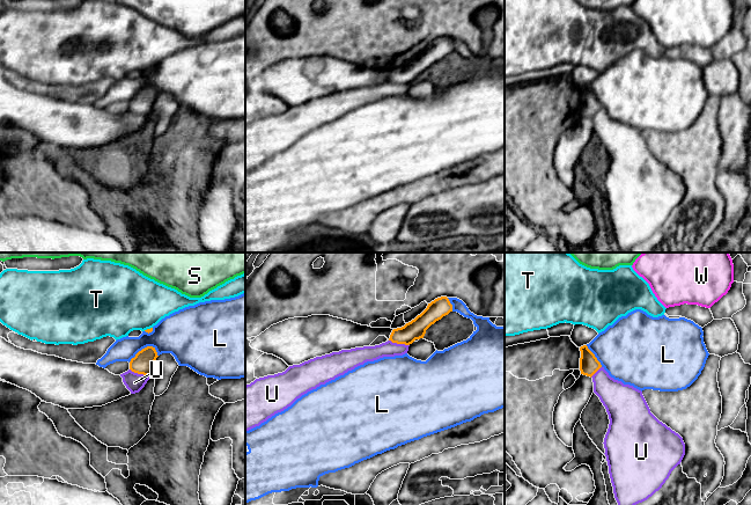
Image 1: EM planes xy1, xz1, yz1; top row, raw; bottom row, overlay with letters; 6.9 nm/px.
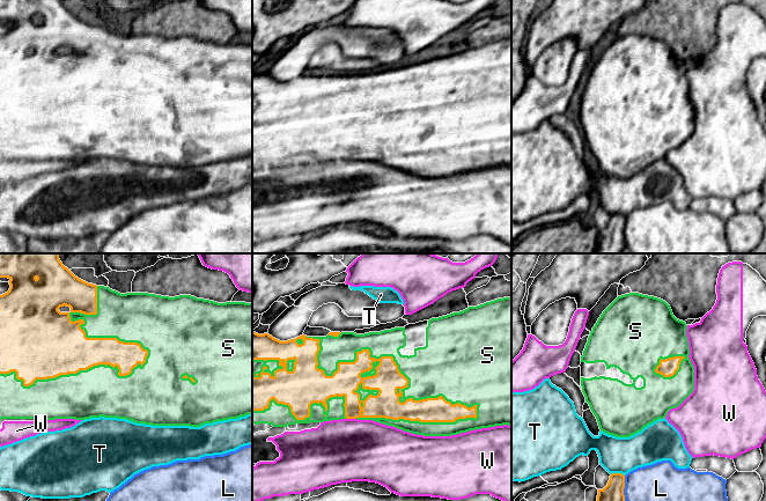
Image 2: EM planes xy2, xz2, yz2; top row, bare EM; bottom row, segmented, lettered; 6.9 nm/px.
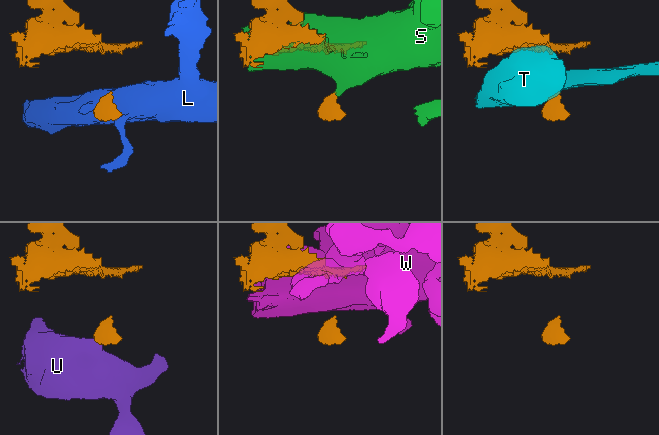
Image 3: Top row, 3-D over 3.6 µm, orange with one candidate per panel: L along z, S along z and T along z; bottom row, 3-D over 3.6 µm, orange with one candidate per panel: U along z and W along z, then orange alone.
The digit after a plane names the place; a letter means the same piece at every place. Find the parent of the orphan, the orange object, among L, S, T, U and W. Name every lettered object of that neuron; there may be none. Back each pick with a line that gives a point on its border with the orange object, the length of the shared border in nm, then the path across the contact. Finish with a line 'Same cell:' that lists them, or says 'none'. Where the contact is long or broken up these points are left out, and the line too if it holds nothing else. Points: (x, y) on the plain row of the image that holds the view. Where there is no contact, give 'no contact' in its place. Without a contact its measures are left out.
S: meets orange in xz2 at (392, 101); contact 1300 nm long
Same cell: S

